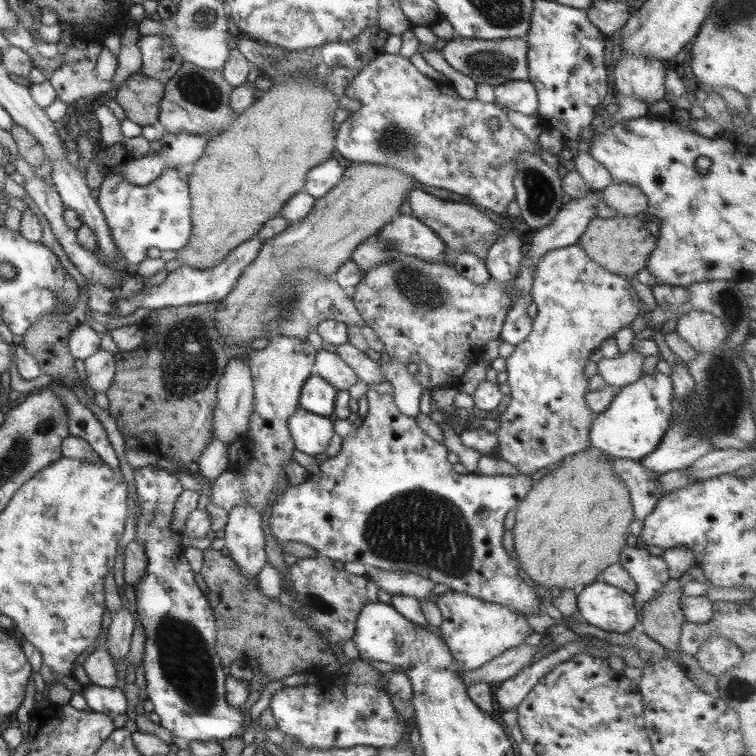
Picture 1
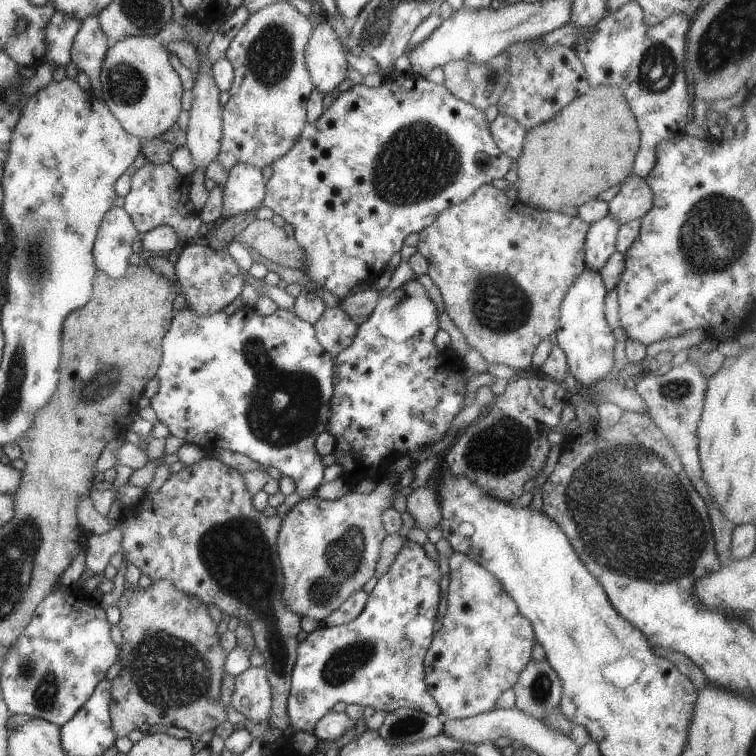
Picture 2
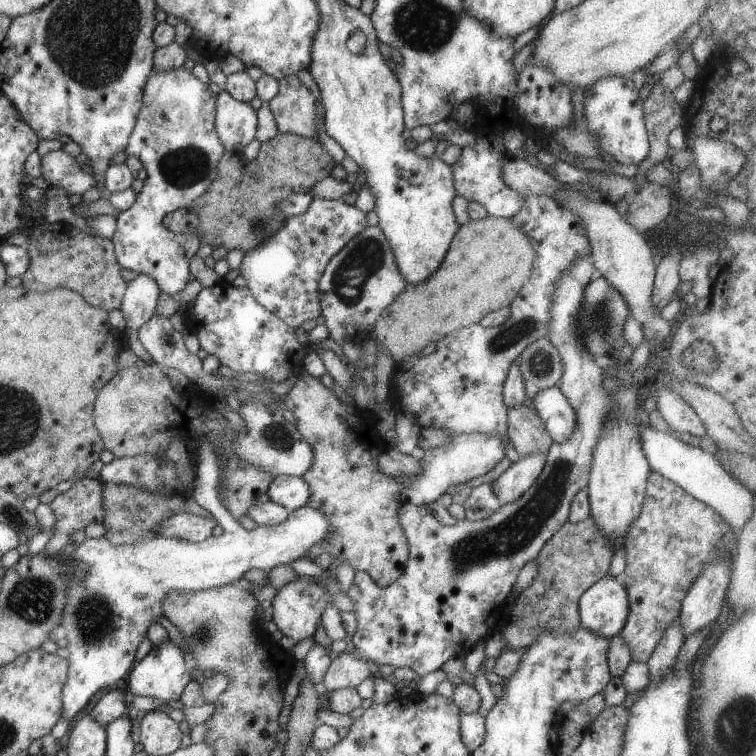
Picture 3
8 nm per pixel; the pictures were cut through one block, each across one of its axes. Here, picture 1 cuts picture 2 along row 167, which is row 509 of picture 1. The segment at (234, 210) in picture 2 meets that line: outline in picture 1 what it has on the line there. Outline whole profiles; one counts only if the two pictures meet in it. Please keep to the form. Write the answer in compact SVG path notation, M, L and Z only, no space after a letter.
M235 504L228 512L223 532L229 559L243 577L253 579L266 564L261 513L249 504Z

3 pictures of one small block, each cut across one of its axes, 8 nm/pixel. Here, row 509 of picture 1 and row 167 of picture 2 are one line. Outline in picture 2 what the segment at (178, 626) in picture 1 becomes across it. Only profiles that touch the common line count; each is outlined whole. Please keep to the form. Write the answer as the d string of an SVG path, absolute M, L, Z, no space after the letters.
M143 163L130 176L130 189L124 196L122 209L129 215L135 230L141 235L156 226L167 225L180 234L184 233L185 241L196 233L195 229L200 222L189 202L187 185L187 178L182 177L169 163Z

